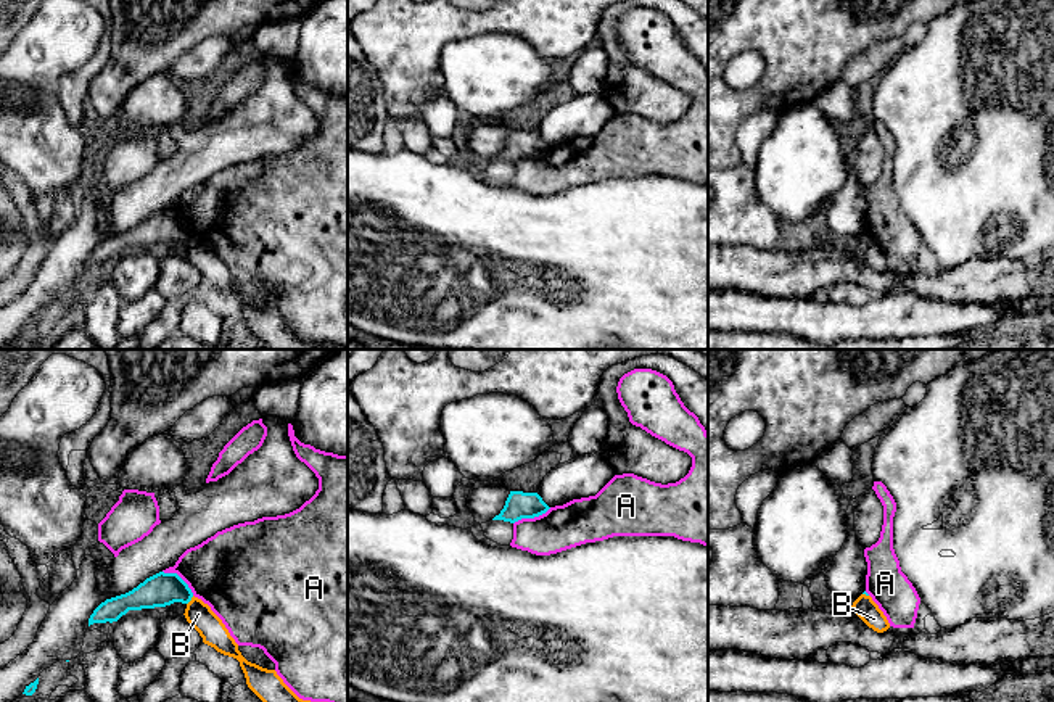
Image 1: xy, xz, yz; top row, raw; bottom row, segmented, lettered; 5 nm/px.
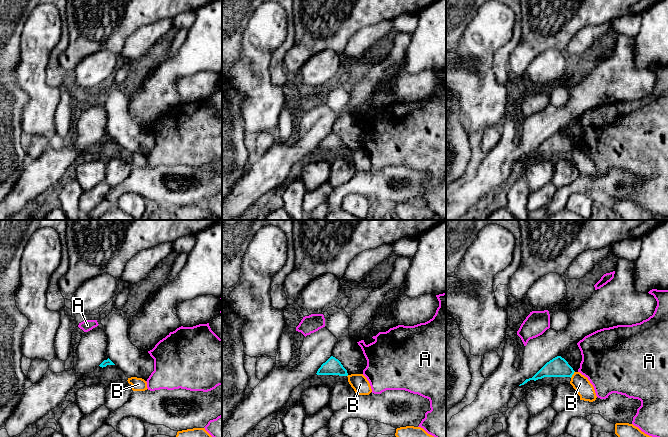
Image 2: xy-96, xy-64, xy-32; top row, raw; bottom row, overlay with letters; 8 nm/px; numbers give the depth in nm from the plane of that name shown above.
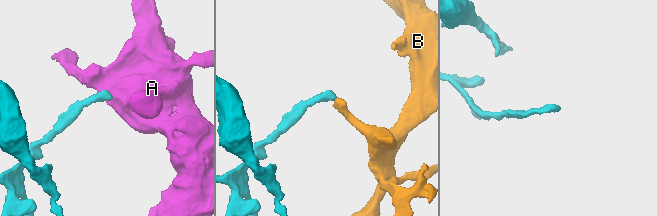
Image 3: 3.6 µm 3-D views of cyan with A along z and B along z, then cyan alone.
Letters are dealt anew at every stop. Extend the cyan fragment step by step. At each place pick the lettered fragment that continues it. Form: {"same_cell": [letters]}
{"same_cell": []}

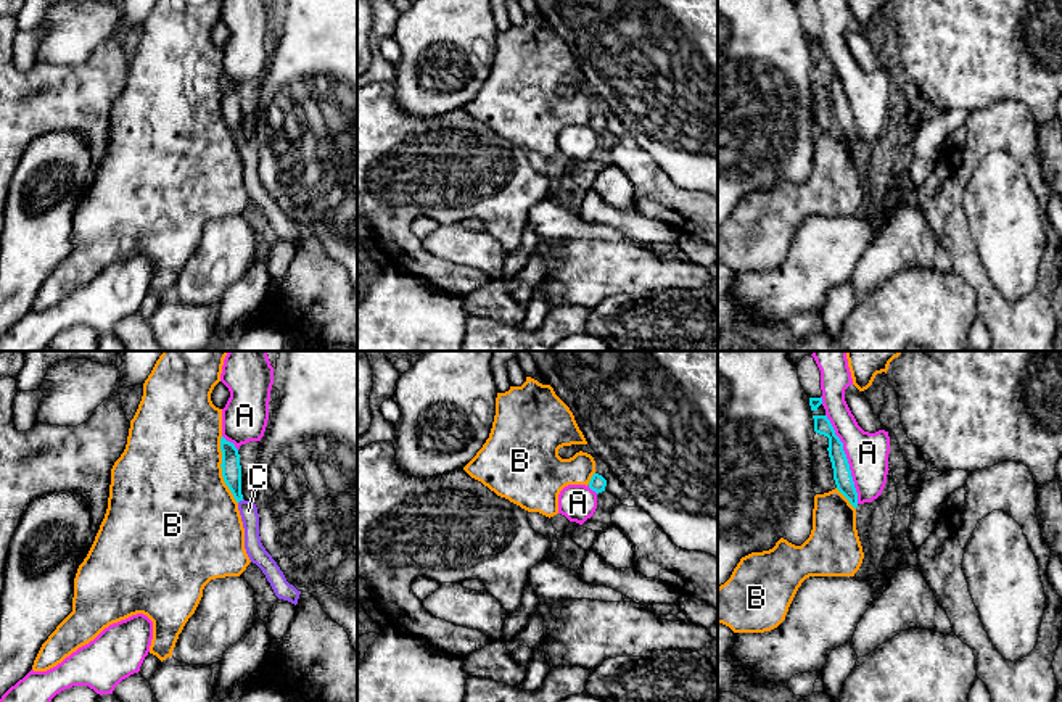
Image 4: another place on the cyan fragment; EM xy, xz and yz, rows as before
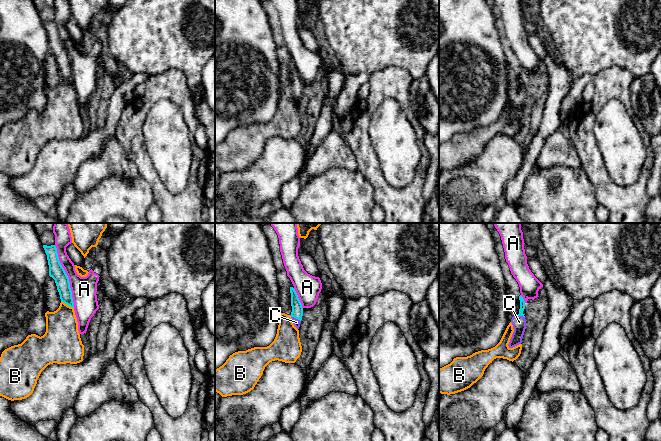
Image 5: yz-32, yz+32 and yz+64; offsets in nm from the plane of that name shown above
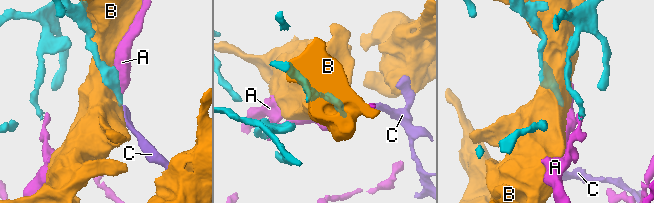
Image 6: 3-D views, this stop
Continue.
{"same_cell": ["C"]}

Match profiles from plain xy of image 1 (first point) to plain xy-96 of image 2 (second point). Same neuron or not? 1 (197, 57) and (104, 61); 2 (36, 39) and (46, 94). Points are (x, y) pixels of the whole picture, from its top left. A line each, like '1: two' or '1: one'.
1: two
2: one

